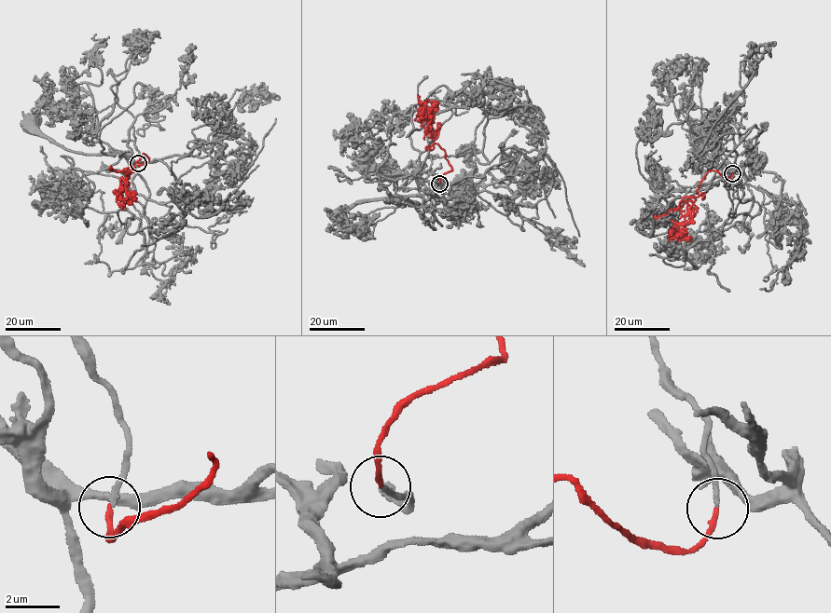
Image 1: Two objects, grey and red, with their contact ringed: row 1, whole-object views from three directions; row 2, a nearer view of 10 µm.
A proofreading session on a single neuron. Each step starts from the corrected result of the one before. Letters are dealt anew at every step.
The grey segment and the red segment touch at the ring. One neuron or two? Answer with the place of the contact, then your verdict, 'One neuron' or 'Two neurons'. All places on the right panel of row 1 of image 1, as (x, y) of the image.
Place: (732, 173). One neuron

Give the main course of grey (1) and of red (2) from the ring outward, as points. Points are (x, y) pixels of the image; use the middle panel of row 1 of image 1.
1: (440, 183), (439, 178), (433, 180), (434, 190), (423, 195), (358, 202), (339, 217)
2: (439, 183), (451, 167), (436, 143), (425, 149), (437, 136), (422, 117), (423, 106), (417, 121)

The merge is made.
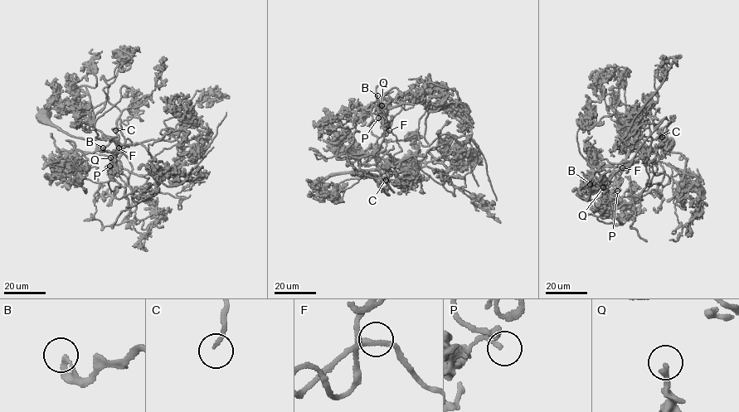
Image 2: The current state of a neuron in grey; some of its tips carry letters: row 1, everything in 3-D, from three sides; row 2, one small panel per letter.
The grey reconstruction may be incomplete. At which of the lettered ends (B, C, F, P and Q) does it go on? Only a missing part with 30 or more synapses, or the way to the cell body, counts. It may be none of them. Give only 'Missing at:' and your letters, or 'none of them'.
Missing at: C

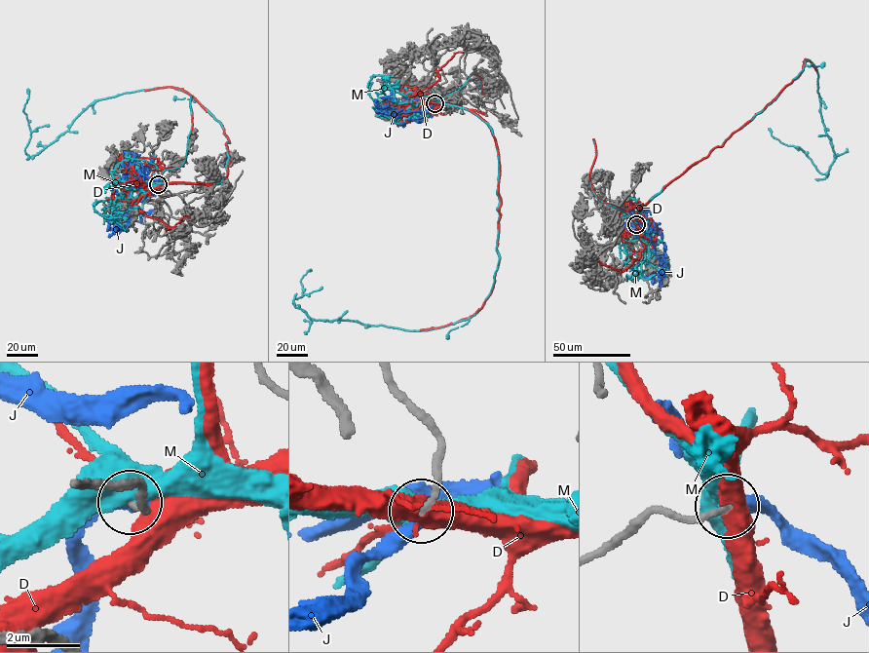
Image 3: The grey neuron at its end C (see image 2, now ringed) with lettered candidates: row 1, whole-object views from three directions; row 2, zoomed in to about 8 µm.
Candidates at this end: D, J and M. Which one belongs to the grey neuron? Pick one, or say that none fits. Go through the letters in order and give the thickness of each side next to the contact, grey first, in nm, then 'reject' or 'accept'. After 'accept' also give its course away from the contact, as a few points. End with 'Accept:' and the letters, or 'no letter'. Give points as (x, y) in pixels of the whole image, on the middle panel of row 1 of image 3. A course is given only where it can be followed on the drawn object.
D: 190 nm thick on the grey side, 440 nm on the other; reject
J: 180 nm thick on the grey side, 400 nm on the other; reject
M: 160 nm thick on the grey side, 500 nm on the other; reject
Accept: no letter

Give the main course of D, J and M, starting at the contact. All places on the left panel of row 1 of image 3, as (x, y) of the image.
D: (159, 184), (220, 183), (230, 163), (226, 144), (229, 140), (220, 122), (186, 92), (169, 87), (145, 91)
J: (159, 184), (153, 193), (129, 206), (118, 221), (118, 227), (123, 229), (131, 217), (154, 210)
M: (159, 184), (226, 176), (229, 141), (191, 96), (168, 87), (95, 100), (30, 157), (28, 89)

